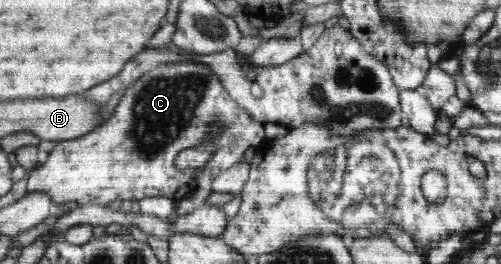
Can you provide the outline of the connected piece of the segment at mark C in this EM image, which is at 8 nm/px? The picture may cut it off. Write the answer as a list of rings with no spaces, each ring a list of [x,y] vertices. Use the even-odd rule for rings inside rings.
[[[182,61],[158,65],[145,72],[130,87],[124,89],[113,115],[106,119],[104,124],[94,128],[92,132],[76,138],[58,142],[48,155],[48,160],[39,166],[27,170],[31,173],[28,180],[27,194],[43,192],[48,194],[53,205],[59,206],[76,201],[78,206],[98,205],[108,206],[110,203],[120,201],[140,201],[144,198],[165,197],[174,202],[184,198],[187,193],[193,192],[197,187],[197,179],[203,174],[210,174],[212,179],[217,178],[243,160],[248,148],[256,148],[265,140],[264,124],[250,117],[250,113],[240,108],[232,99],[228,89],[222,86],[218,75],[212,74],[212,69],[204,63]],[[216,122],[221,125],[216,127]],[[208,134],[213,134],[213,144],[216,146],[214,154],[210,155],[210,162],[202,166],[200,174],[185,174],[179,172],[175,159],[183,151],[192,149],[198,144],[208,142]]]

